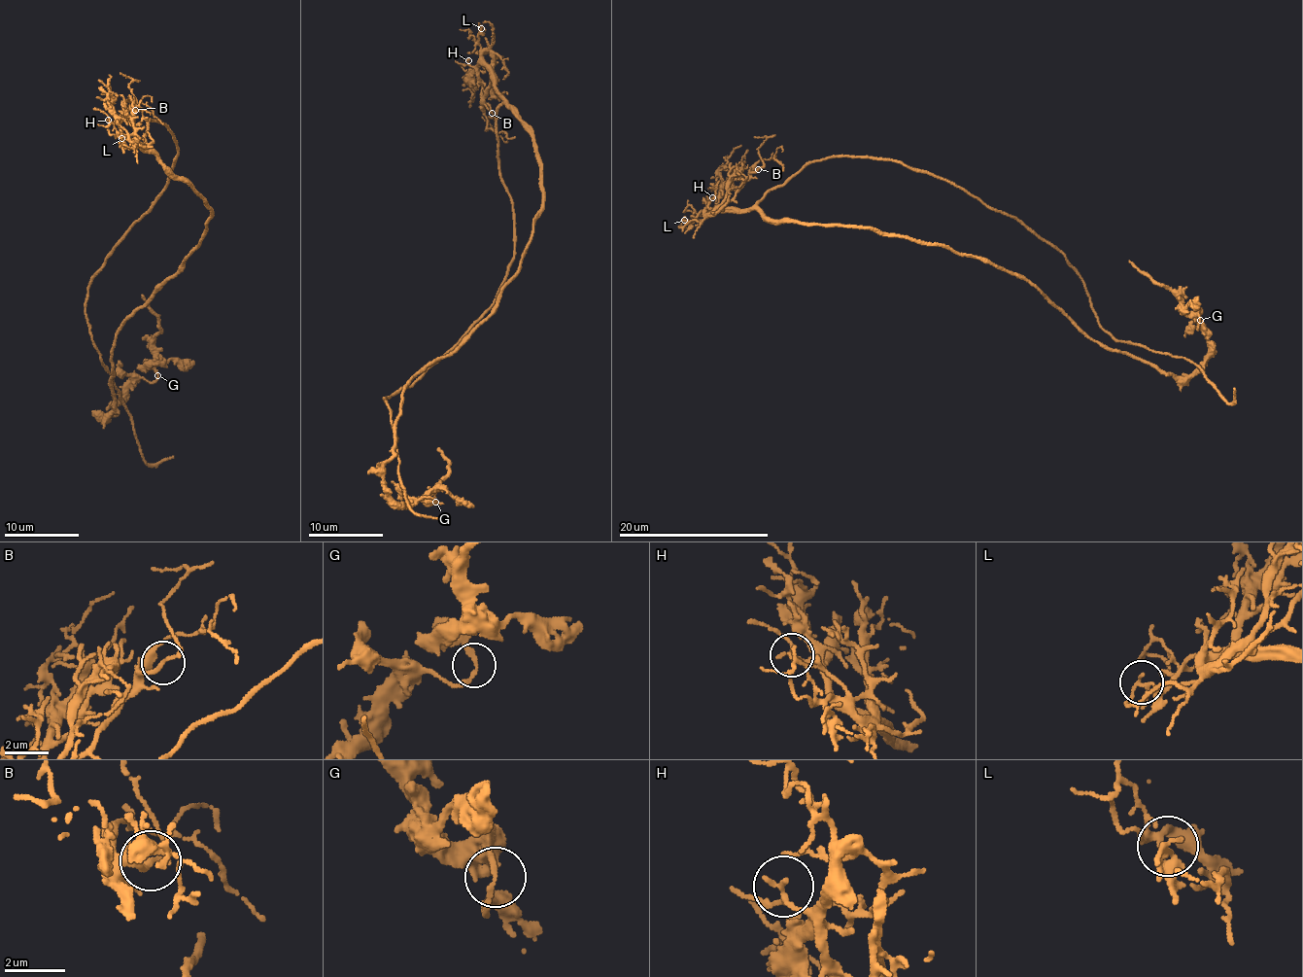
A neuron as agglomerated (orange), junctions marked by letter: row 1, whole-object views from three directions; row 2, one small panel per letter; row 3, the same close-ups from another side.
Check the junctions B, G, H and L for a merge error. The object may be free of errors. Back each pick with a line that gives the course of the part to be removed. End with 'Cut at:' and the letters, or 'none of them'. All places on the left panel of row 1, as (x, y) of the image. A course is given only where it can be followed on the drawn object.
G: foreign part runs (156, 375), (148, 366), (158, 330), (157, 316), (142, 294)
Cut at: G

